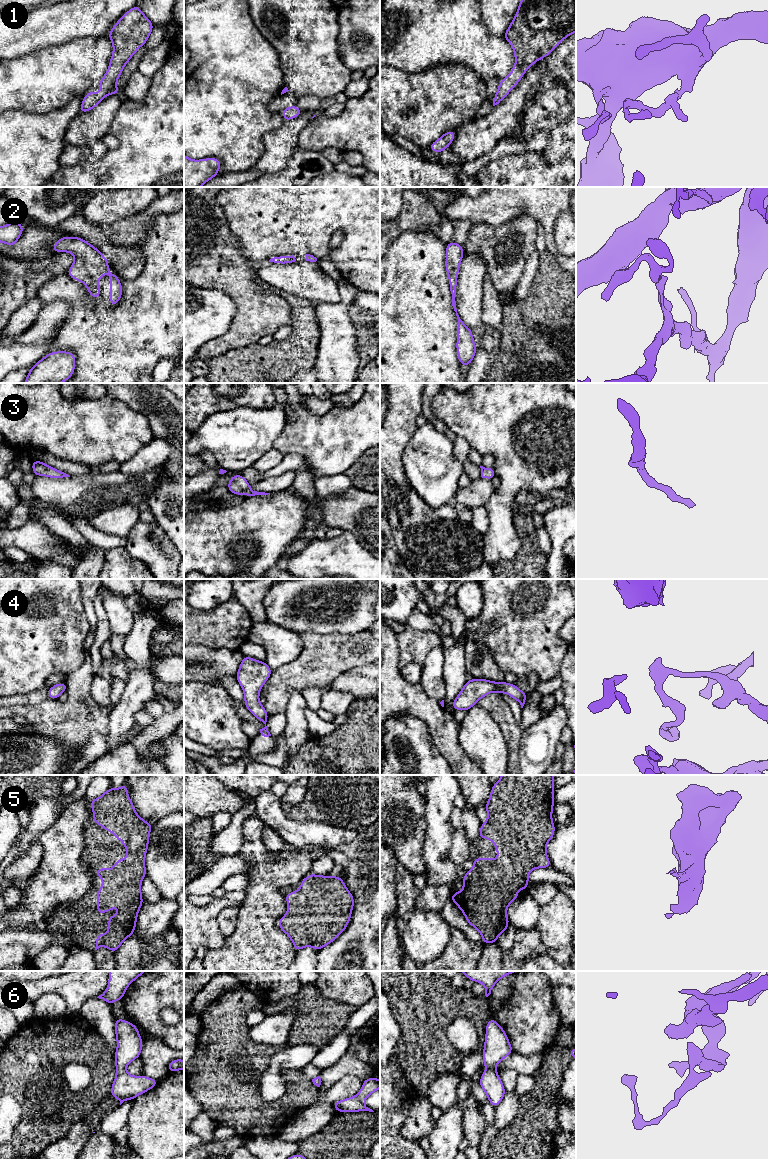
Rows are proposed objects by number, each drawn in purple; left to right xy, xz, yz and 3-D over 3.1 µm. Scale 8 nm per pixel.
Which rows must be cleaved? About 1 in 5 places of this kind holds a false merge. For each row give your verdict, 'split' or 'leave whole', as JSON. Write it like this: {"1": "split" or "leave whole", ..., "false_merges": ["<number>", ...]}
{"1": "leave whole", "2": "leave whole", "3": "leave whole", "4": "leave whole", "5": "leave whole", "6": "leave whole", "false_merges": []}

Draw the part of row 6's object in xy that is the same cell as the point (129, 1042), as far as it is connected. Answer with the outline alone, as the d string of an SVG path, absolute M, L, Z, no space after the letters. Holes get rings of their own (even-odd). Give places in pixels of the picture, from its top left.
M115 1018L117 1050L114 1054L116 1077L110 1095L120 1101L133 1100L158 1084L158 1080L143 1075L131 1076L126 1066L140 1057L143 1047L142 1038L137 1026L120 1018Z

